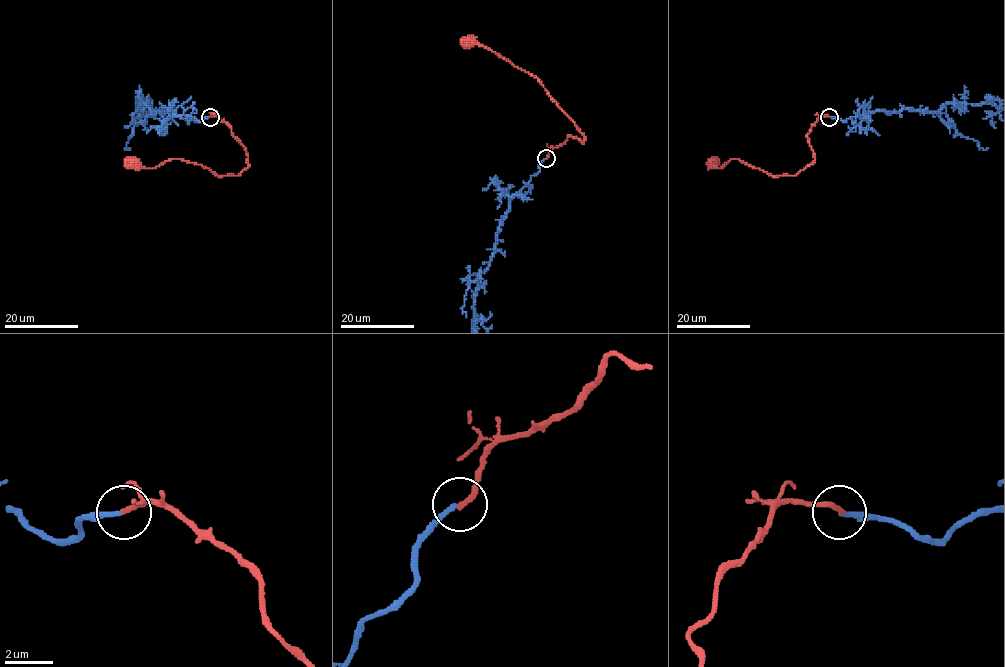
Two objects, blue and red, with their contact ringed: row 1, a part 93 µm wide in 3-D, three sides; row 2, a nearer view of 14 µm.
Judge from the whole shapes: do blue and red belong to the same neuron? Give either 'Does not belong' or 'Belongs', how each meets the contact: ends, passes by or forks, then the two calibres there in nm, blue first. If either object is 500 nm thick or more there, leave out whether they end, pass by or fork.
Belongs. At the ring blue ends. At the ring red ends. Thickness 190 nm (blue) against 240 nm

